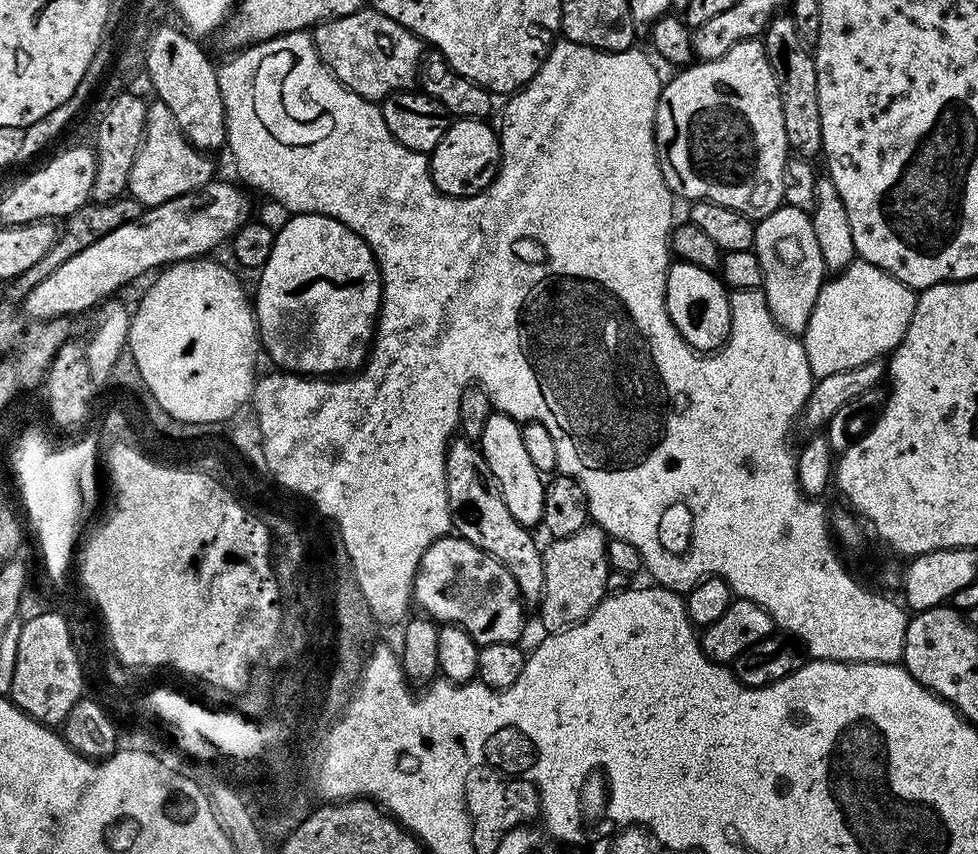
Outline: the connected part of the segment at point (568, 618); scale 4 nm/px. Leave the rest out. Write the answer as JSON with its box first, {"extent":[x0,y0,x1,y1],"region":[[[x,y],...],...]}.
{"extent":[538,522,611,633],"region":[[[589,522],[575,534],[570,534],[566,538],[554,538],[547,543],[547,547],[543,551],[544,592],[538,605],[540,620],[547,633],[560,632],[564,628],[580,623],[607,595],[606,574],[611,571],[608,565],[609,539],[608,533],[599,524]]]}

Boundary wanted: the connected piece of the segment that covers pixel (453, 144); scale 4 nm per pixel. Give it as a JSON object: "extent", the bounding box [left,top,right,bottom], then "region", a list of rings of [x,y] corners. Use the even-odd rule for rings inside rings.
{"extent":[430,119,500,196],"region":[[[453,119],[448,125],[442,142],[430,154],[432,181],[439,192],[446,196],[476,196],[490,186],[500,168],[500,138],[488,120]]]}

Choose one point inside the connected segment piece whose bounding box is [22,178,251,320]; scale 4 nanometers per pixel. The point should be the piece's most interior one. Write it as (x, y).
(188, 227)

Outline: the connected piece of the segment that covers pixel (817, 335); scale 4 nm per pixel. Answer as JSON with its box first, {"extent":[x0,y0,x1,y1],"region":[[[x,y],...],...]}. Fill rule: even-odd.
{"extent":[802,259,917,377],"region":[[[855,259],[843,272],[825,279],[820,288],[818,298],[814,302],[814,310],[810,314],[810,322],[802,334],[806,358],[810,362],[813,377],[826,374],[838,374],[842,370],[854,370],[871,360],[887,357],[904,341],[906,330],[910,326],[910,318],[916,309],[917,293],[883,272],[878,266],[868,264],[865,260]]]}

